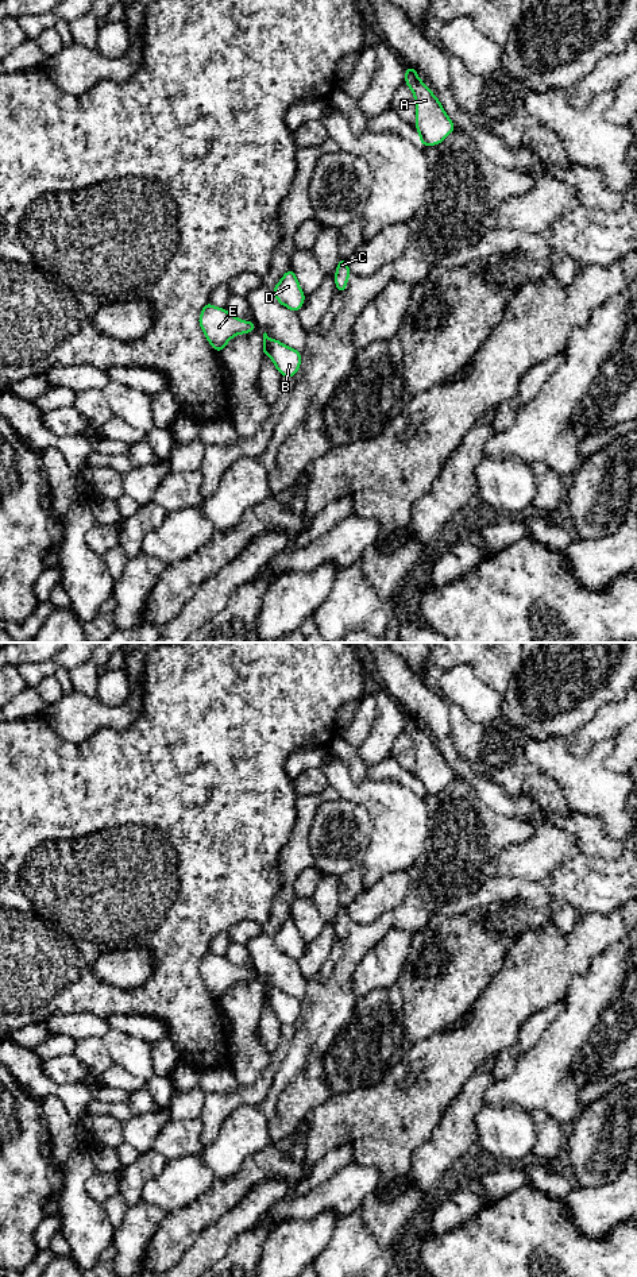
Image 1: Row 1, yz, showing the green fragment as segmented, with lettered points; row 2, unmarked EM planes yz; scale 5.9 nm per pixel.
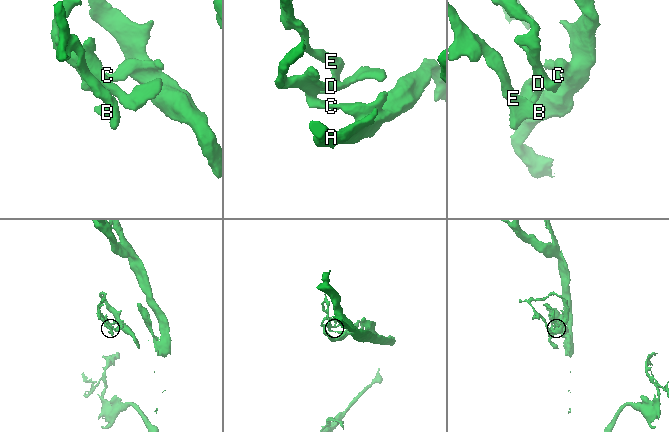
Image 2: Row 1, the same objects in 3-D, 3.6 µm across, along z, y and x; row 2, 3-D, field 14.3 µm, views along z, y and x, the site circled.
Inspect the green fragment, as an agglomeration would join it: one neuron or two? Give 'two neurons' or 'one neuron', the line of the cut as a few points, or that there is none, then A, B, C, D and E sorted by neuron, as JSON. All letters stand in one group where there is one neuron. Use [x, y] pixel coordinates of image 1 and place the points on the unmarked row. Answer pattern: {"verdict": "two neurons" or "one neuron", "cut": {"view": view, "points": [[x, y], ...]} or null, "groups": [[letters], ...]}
{"verdict": "one neuron", "cut": null, "groups": [["A", "B", "C", "D", "E"]]}

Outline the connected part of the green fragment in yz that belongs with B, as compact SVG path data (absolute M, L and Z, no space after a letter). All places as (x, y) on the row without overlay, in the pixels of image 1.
M263 981L263 1003L269 1003L282 1025L294 1026L301 1014L301 999L293 998Z

